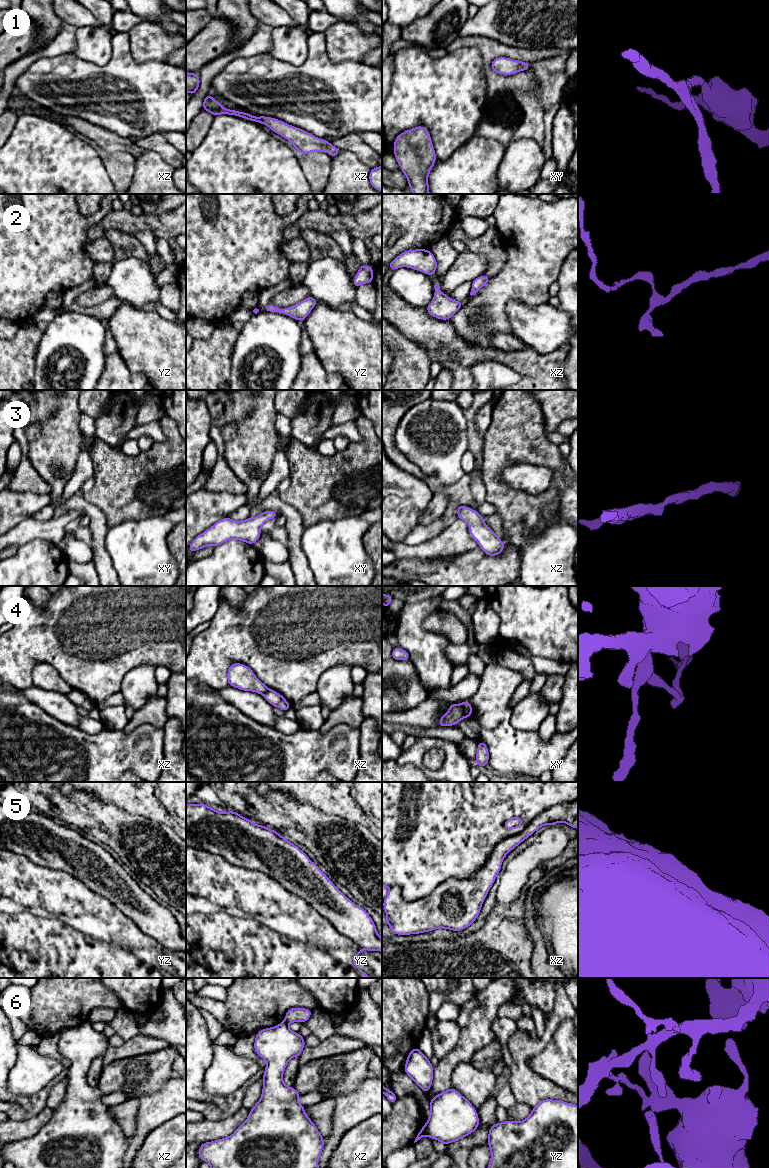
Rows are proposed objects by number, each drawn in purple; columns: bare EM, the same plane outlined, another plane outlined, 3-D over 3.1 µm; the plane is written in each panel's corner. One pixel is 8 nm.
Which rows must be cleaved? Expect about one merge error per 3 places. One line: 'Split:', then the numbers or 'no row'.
Split: 4, 5, 6

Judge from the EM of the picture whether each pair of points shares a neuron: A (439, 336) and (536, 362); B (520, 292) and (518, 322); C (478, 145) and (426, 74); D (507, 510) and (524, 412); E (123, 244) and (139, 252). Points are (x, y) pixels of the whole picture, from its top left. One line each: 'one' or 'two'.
A: one
B: two
C: two
D: one
E: one

